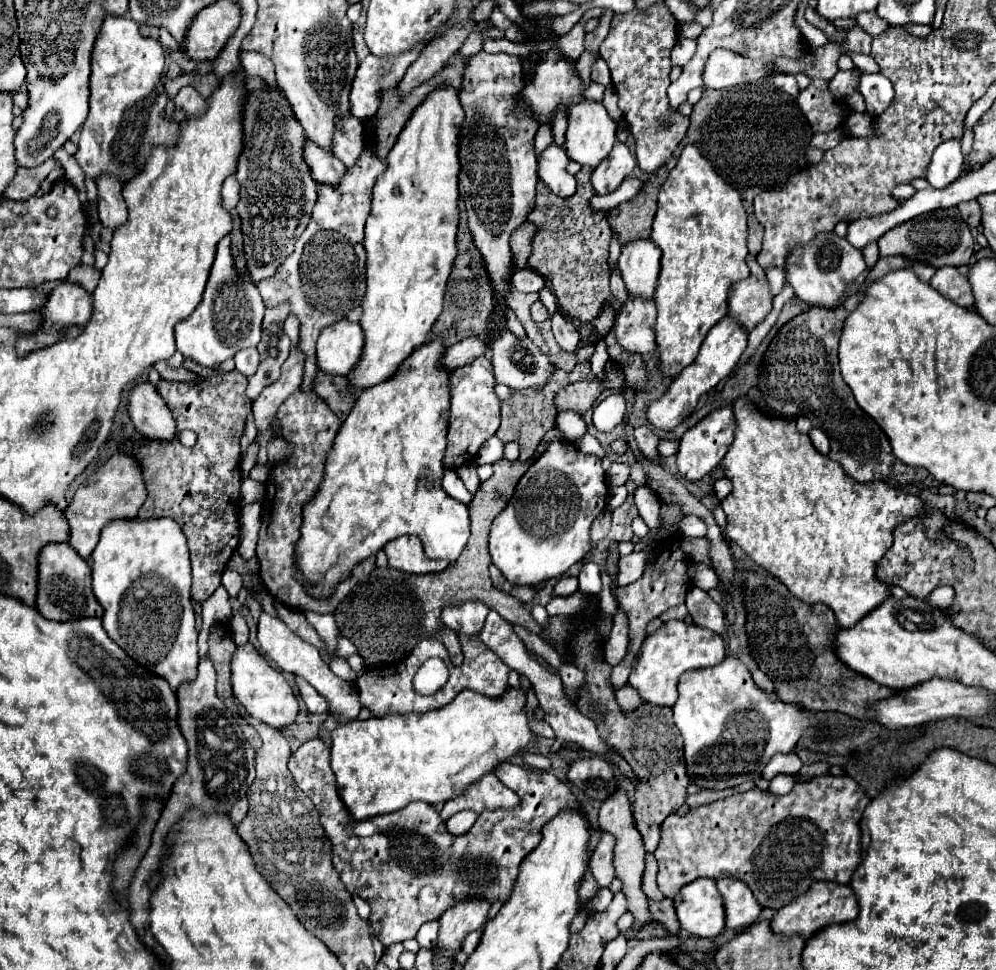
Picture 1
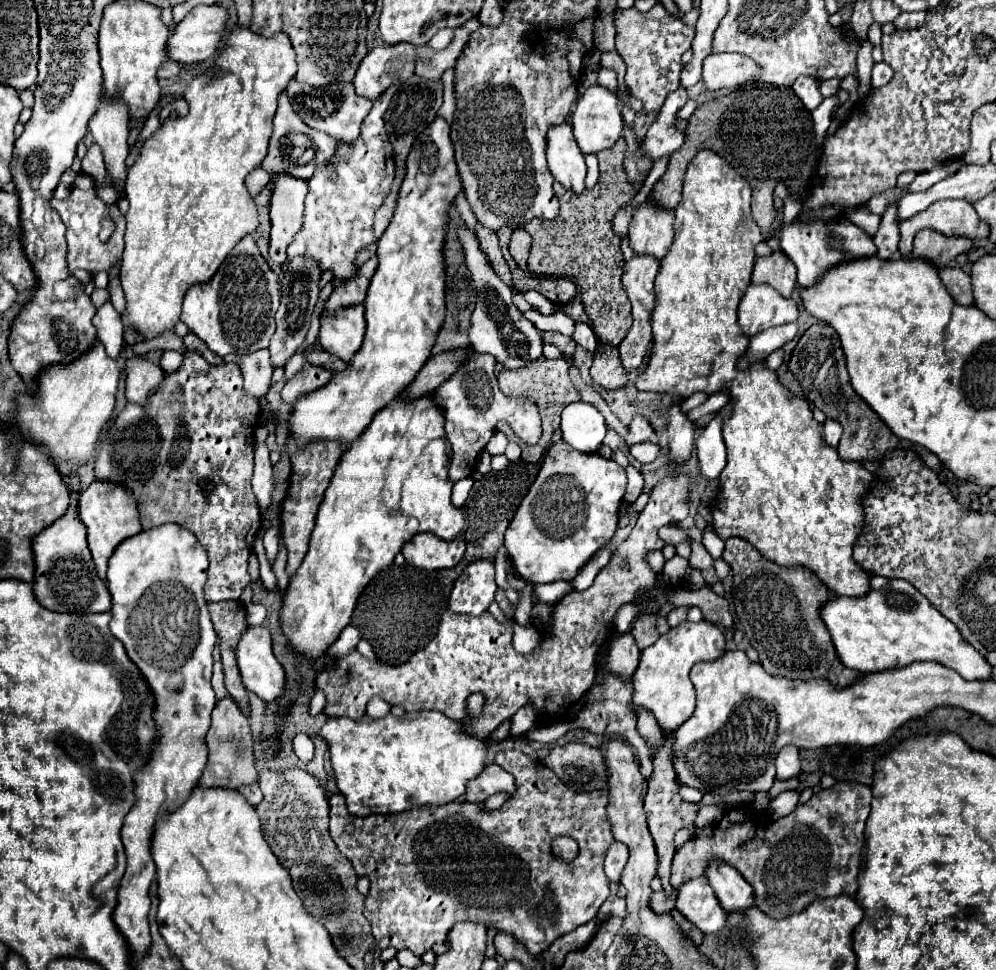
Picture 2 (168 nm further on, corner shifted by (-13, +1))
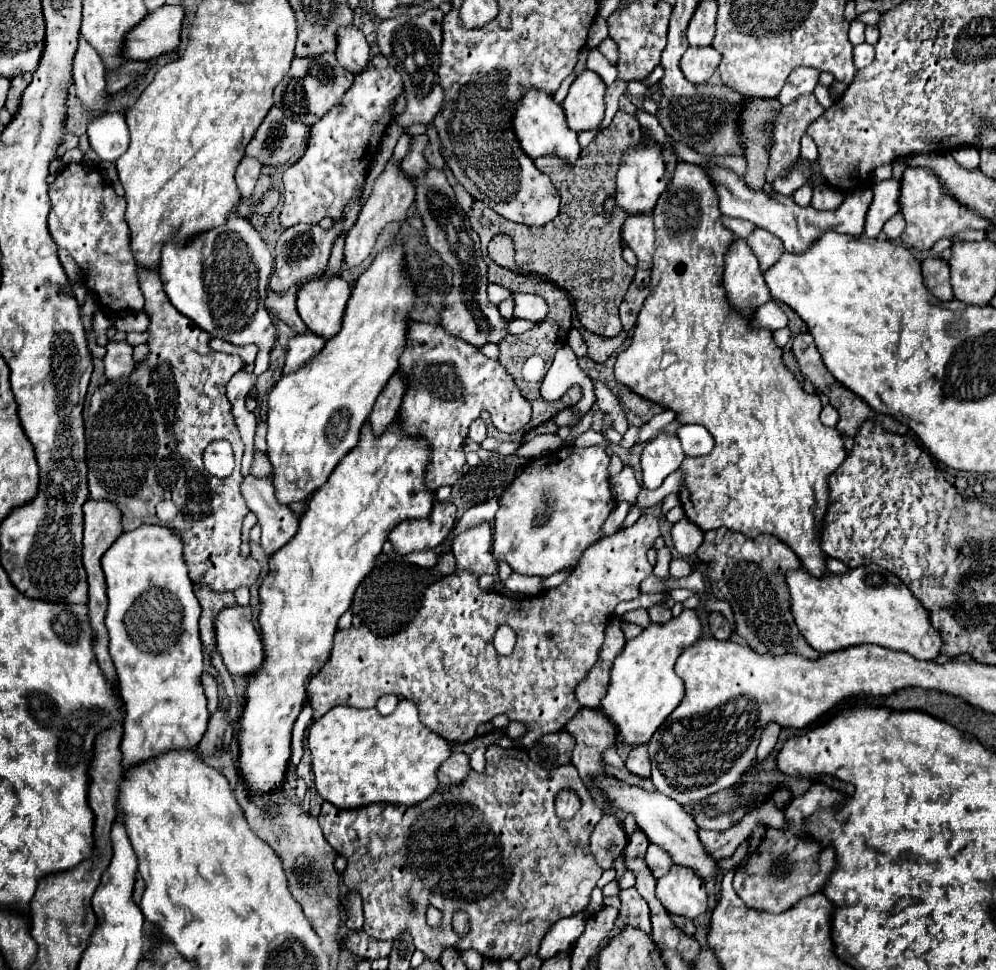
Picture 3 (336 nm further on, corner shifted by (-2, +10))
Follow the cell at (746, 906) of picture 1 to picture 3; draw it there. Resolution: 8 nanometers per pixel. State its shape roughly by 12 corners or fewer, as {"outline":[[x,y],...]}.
{"outline":[[603,776],[599,788],[635,816],[649,842],[705,882],[719,864],[693,816],[661,792]]}

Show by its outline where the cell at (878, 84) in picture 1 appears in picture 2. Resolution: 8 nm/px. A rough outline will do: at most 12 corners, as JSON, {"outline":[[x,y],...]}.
{"outline":[[880,61],[872,69],[872,85],[880,87],[892,79],[892,69]]}

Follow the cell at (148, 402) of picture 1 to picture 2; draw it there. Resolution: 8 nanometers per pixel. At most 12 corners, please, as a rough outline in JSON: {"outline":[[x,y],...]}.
{"outline":[[142,357],[126,361],[126,399],[146,403],[164,371]]}

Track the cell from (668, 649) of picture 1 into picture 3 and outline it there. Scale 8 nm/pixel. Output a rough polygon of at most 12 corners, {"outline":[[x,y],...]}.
{"outline":[[695,610],[649,624],[611,668],[601,710],[631,748],[679,706]]}

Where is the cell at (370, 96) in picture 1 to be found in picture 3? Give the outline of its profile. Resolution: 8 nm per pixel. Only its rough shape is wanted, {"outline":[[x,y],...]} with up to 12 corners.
{"outline":[[357,28],[337,32],[337,60],[355,76],[371,48]]}

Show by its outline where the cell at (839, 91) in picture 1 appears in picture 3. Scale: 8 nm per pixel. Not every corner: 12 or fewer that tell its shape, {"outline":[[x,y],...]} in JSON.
{"outline":[[805,134],[801,140],[801,156],[809,162],[817,160],[813,138]]}

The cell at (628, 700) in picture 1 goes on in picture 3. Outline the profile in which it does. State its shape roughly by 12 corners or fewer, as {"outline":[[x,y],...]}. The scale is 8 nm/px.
{"outline":[[647,744],[629,752],[625,766],[631,774],[651,774]]}

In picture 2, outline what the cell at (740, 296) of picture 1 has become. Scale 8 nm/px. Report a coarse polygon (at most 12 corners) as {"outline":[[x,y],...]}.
{"outline":[[776,249],[756,257],[752,283],[782,297],[796,287],[794,263]]}

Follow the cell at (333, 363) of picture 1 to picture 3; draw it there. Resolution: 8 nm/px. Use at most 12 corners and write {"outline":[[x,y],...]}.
{"outline":[[313,278],[297,292],[297,312],[313,334],[341,330],[351,286]]}

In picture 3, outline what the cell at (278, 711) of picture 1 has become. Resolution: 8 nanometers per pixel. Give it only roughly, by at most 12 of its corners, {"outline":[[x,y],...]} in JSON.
{"outline":[[251,606],[215,620],[217,652],[227,670],[249,676],[263,664]]}

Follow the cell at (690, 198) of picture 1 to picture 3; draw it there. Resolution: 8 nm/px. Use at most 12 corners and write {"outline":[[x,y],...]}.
{"outline":[[707,168],[653,210],[615,380],[703,424],[679,500],[809,574],[847,456],[771,332],[727,304]]}

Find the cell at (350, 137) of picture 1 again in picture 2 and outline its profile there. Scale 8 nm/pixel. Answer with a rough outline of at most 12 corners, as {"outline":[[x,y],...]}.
{"outline":[[290,81],[292,109],[308,127],[354,141],[372,101],[352,83]]}

